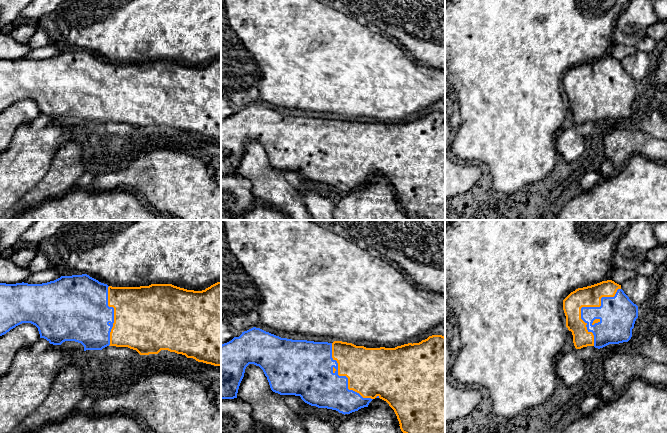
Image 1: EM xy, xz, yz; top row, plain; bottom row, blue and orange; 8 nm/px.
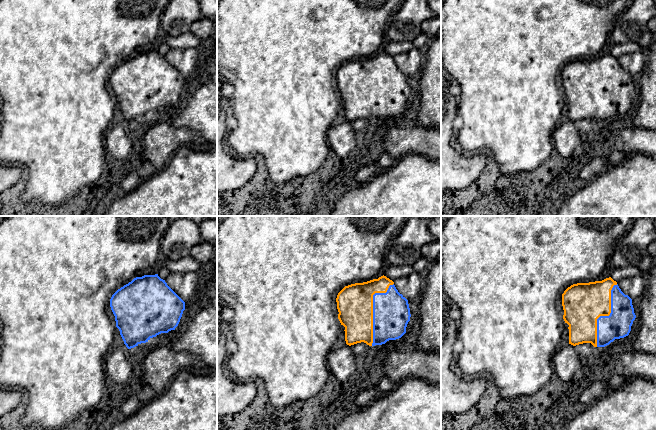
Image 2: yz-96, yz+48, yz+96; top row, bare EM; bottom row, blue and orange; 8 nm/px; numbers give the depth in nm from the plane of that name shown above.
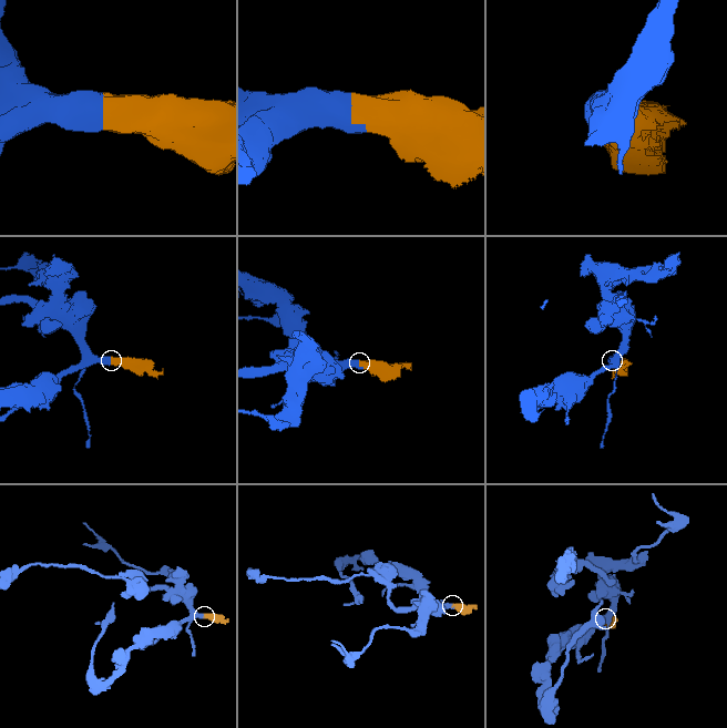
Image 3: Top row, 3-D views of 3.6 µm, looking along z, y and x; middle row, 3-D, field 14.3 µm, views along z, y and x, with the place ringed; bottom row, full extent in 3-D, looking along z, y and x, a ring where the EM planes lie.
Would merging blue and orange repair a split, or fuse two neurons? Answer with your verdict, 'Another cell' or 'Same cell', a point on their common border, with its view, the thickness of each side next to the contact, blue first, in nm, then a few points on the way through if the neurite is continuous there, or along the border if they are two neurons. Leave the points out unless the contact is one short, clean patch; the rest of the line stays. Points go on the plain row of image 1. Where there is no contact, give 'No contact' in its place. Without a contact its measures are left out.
Same cell. Touches blue at xz (344, 152). Thickness 340 nm (blue) against 400 nm

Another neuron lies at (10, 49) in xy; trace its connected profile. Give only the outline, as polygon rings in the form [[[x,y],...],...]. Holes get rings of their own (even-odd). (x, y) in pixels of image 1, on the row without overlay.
[[[0,31],[0,59],[16,60],[24,58],[32,49],[28,44],[14,40],[10,33]]]

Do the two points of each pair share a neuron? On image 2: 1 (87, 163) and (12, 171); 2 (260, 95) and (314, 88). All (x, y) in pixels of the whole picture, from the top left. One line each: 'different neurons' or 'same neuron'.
1: different neurons
2: same neuron

